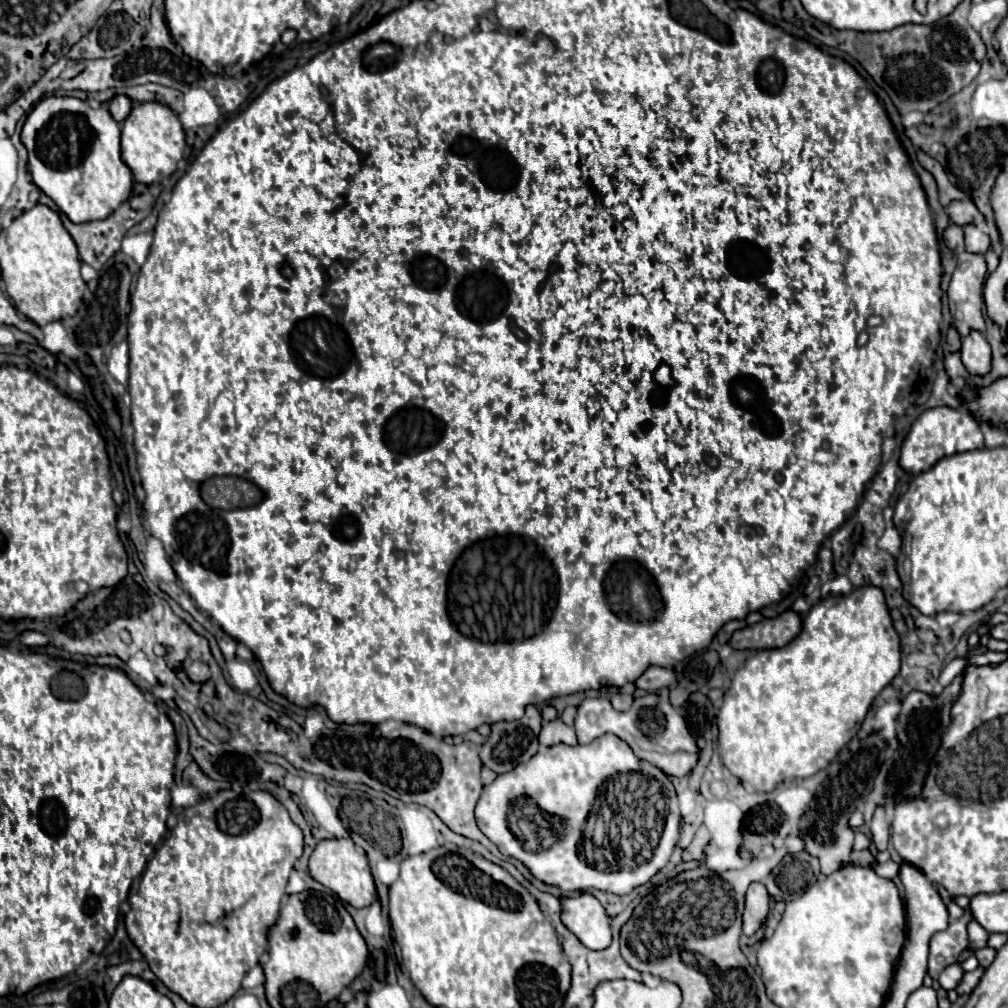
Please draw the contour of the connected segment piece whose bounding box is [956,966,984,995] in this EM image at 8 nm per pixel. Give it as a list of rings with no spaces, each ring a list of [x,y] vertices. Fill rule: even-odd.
[[[980,966],[976,970],[972,970],[972,972],[964,972],[964,978],[956,988],[957,993],[959,995],[970,994],[976,988],[976,984],[980,982],[982,974],[984,974],[984,968],[980,968]]]

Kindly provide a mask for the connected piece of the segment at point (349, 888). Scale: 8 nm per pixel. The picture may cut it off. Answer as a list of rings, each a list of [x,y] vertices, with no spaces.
[[[320,840],[310,856],[310,876],[336,892],[344,902],[352,904],[354,908],[370,906],[376,898],[376,886],[374,878],[370,874],[370,866],[366,860],[366,854],[356,850],[356,844],[352,840]]]

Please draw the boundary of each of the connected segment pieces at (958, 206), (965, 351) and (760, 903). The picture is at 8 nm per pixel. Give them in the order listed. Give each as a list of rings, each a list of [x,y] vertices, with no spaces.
[[[954,200],[948,208],[946,208],[950,220],[958,226],[966,226],[966,224],[976,224],[980,226],[984,222],[984,216],[978,212],[978,208],[974,206],[974,202],[960,202],[960,200]]]
[[[970,332],[962,338],[962,364],[974,376],[986,376],[992,364],[992,350],[980,332]]]
[[[752,882],[746,892],[746,908],[744,908],[744,934],[752,936],[766,920],[770,910],[770,896],[766,886],[760,882]]]

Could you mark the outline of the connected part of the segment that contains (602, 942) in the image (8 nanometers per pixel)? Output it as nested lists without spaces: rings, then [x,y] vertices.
[[[588,892],[562,898],[562,924],[590,950],[610,946],[610,918],[602,904]]]

